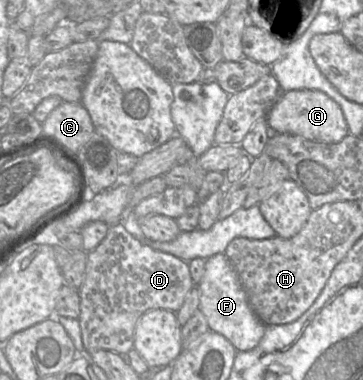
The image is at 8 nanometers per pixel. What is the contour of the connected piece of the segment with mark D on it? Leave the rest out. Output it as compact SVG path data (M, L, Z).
M121 223L108 226L105 238L87 253L85 277L78 290L78 321L86 352L108 350L125 354L133 348L135 326L141 315L152 309L176 313L195 285L188 262L143 244Z

